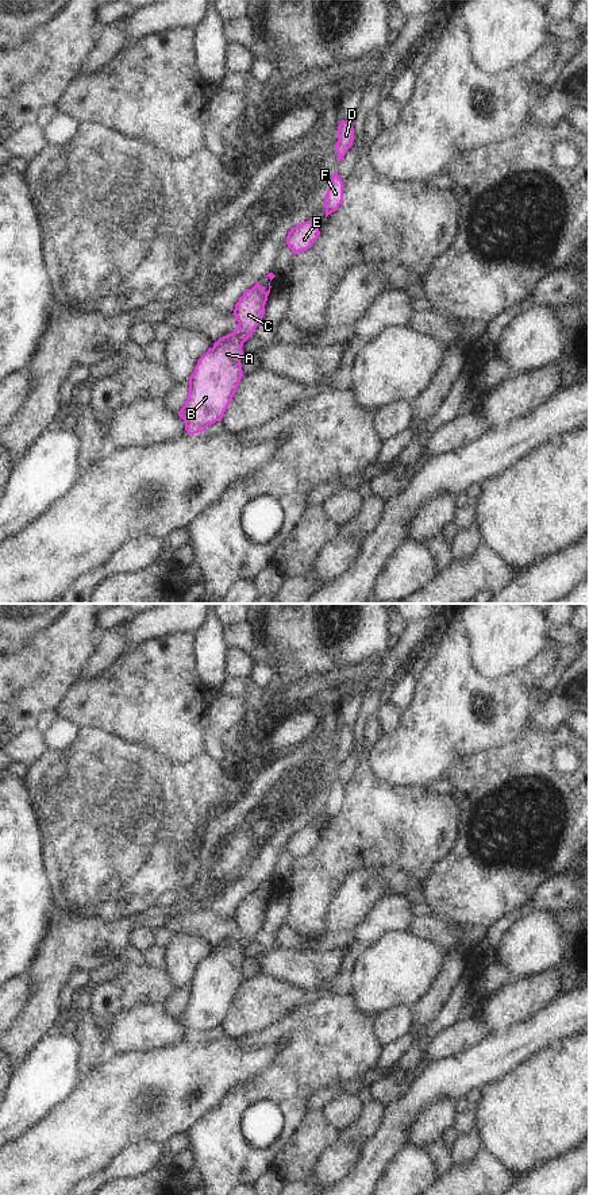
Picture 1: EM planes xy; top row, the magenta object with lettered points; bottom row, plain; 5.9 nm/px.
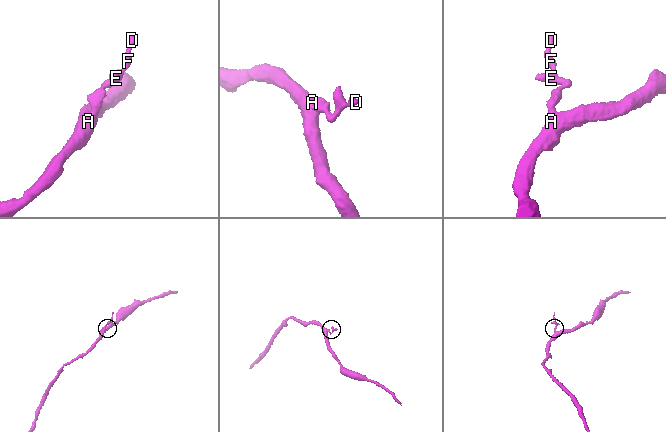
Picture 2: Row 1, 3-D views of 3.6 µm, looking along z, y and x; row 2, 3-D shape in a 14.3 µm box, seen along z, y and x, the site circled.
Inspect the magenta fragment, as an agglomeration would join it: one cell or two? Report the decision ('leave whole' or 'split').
leave whole

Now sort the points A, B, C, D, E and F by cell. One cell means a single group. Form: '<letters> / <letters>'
A B C D E F

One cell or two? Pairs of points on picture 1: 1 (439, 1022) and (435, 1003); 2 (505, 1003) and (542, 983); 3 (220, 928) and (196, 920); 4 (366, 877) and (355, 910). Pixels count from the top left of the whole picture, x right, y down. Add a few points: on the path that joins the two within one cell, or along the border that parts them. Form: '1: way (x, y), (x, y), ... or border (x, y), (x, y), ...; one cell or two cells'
1: border (453, 986), (439, 1013), (426, 1028), (424, 1039); two cells
2: way (515, 1002), (532, 993); one cell
3: way (215, 928), (201, 922); one cell
4: way (366, 885), (357, 894), (355, 902); one cell

